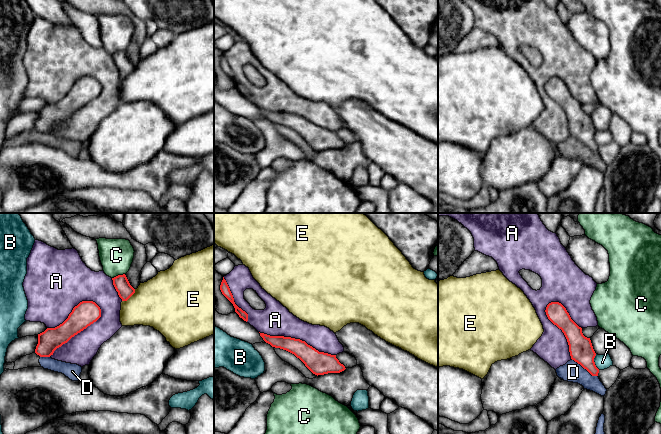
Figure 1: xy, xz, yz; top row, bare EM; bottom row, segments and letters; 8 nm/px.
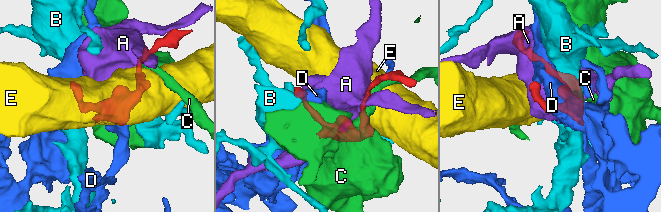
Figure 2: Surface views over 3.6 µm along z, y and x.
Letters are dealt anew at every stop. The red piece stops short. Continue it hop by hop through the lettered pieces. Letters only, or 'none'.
none

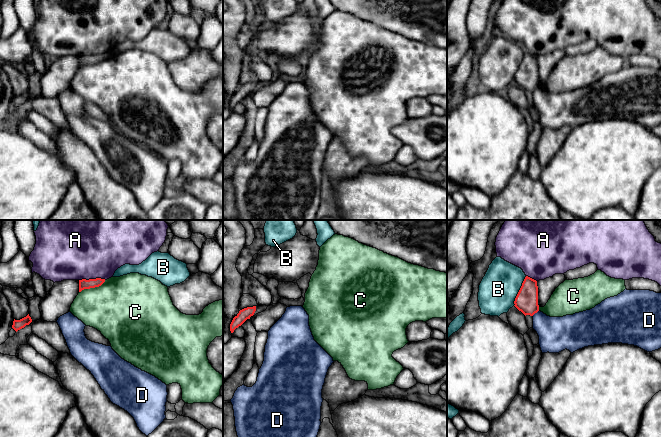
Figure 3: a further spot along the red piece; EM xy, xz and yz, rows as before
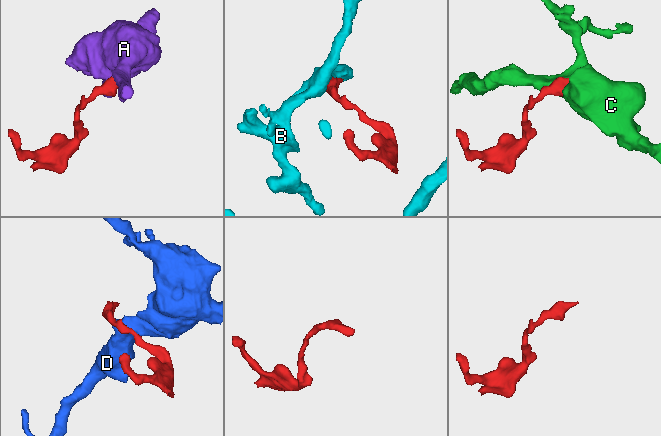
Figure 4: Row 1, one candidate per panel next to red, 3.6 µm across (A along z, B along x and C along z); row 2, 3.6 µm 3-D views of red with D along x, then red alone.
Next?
none

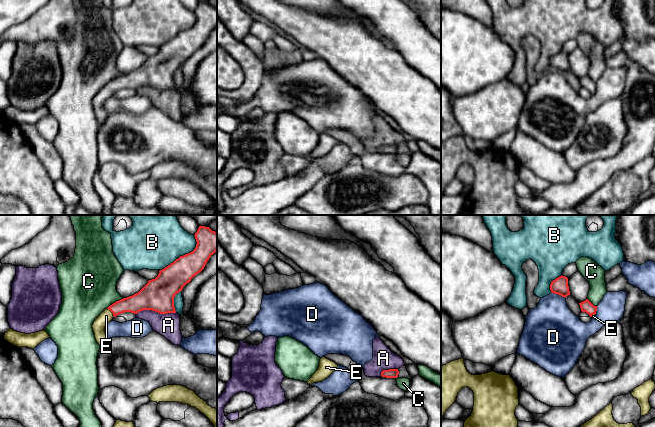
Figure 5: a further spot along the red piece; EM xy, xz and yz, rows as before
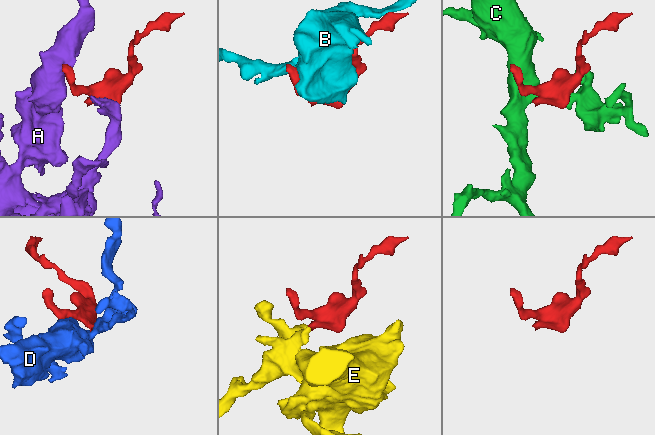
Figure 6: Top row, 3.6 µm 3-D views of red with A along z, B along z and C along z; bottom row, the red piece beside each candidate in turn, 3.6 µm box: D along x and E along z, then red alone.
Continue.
E

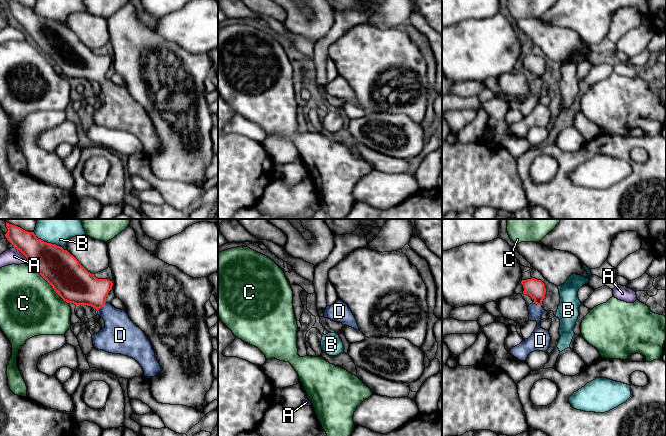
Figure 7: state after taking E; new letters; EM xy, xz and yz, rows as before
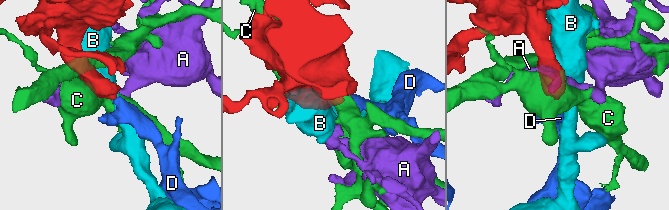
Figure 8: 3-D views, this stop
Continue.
D

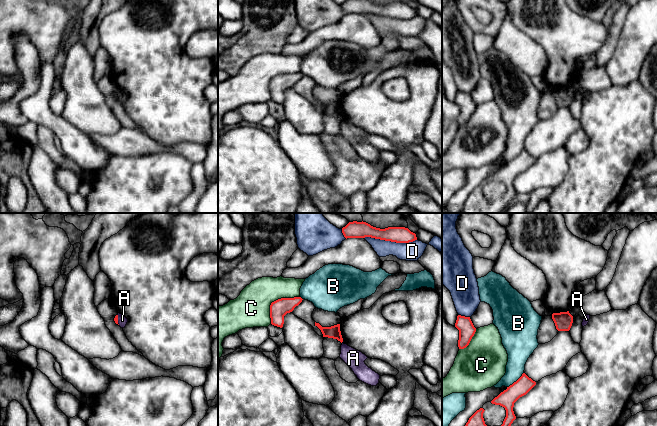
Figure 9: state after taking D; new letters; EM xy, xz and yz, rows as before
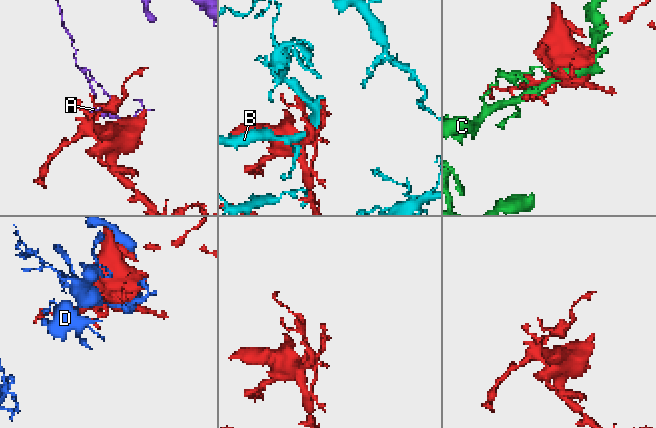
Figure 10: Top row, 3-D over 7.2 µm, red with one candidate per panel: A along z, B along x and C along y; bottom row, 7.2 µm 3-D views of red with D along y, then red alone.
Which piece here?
none

